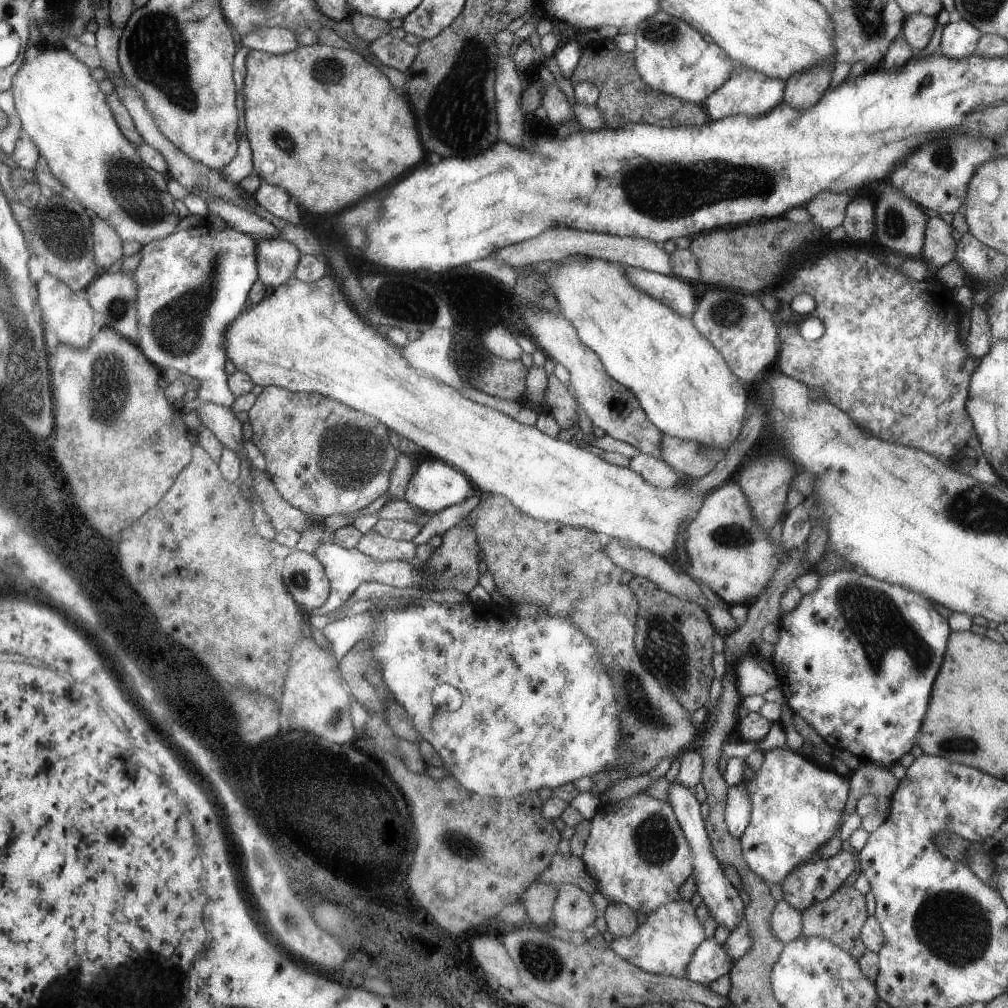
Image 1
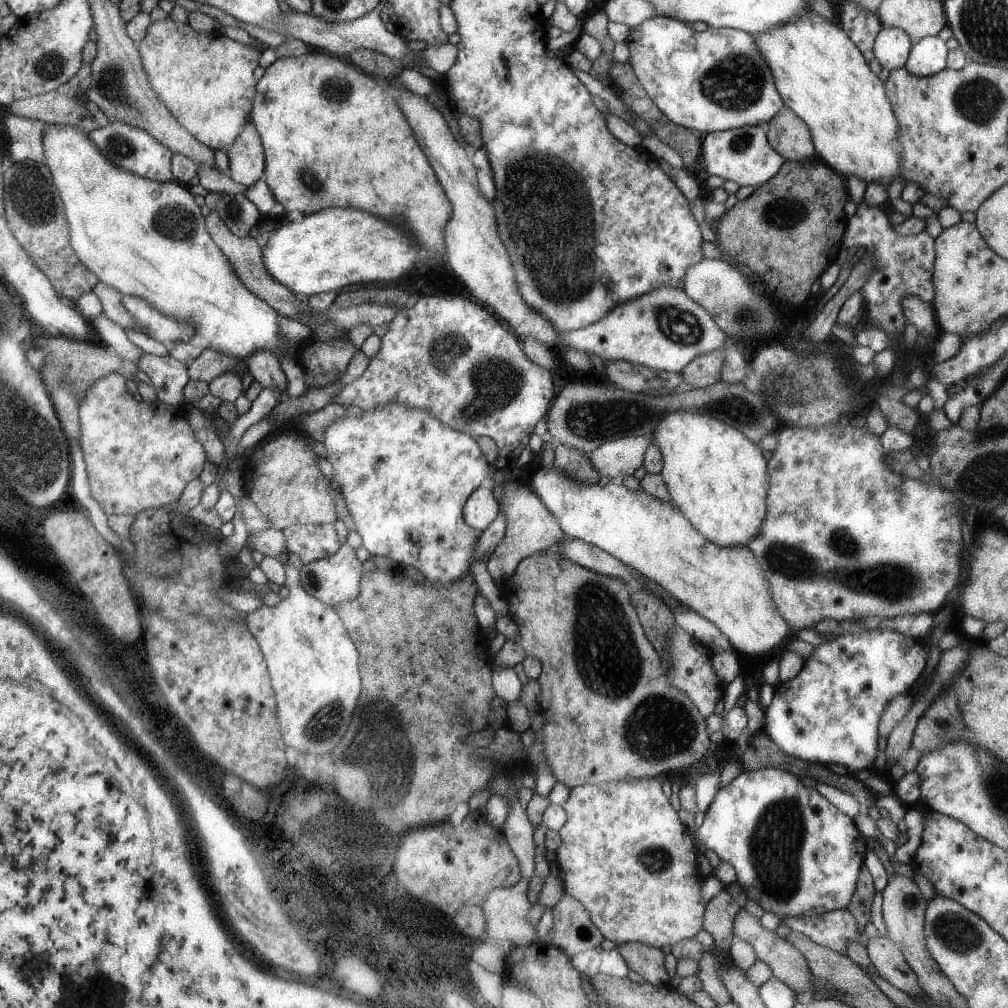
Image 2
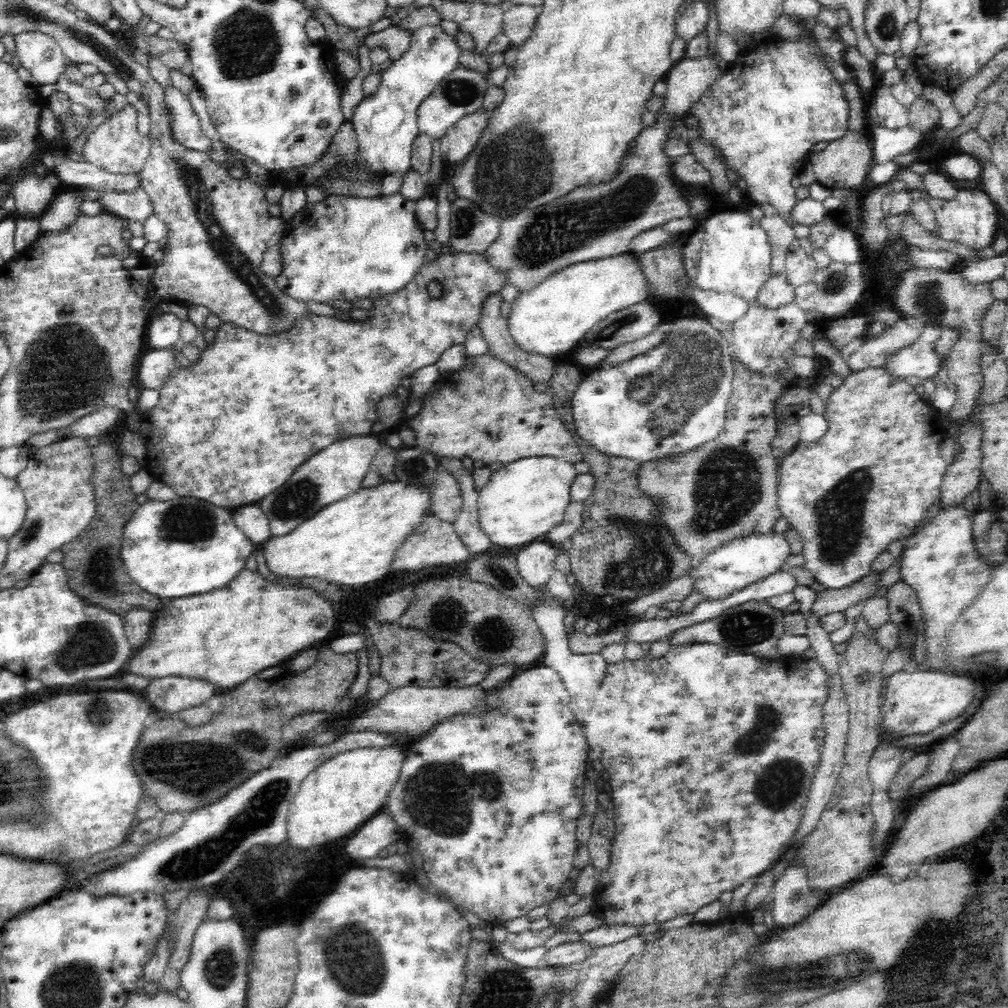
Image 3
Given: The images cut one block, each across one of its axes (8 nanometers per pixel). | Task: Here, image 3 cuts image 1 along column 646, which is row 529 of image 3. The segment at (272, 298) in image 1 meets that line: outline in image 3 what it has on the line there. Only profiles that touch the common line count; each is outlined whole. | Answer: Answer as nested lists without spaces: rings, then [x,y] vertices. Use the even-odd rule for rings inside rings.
[[[530,457],[506,463],[500,469],[493,471],[489,481],[478,492],[478,528],[486,533],[491,544],[501,548],[524,546],[544,538],[551,528],[558,526],[564,518],[566,506],[572,502],[570,486],[578,472],[574,464],[562,457]]]

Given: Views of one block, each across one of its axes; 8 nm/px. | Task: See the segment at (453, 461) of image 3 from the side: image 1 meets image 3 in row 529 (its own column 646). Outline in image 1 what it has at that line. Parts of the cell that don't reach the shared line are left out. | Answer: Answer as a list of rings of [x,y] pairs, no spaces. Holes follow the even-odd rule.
[[[642,453],[630,459],[629,467],[652,486],[663,489],[676,486],[680,476],[667,462]]]

